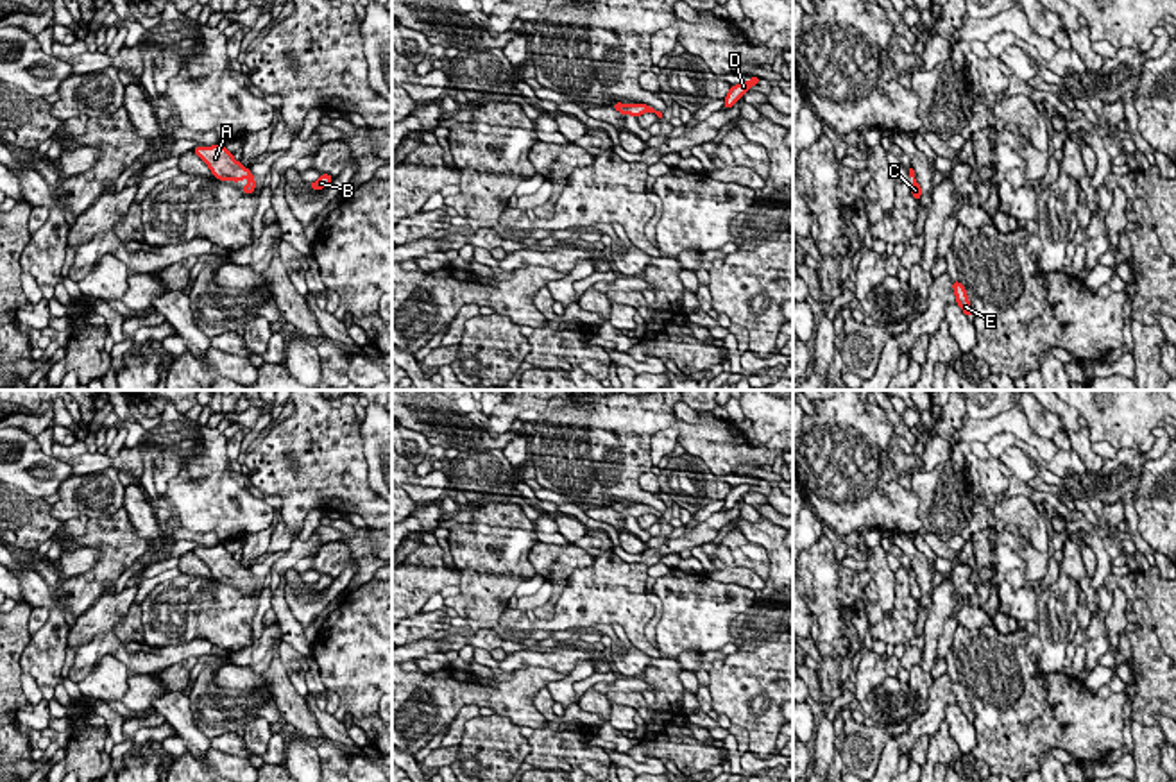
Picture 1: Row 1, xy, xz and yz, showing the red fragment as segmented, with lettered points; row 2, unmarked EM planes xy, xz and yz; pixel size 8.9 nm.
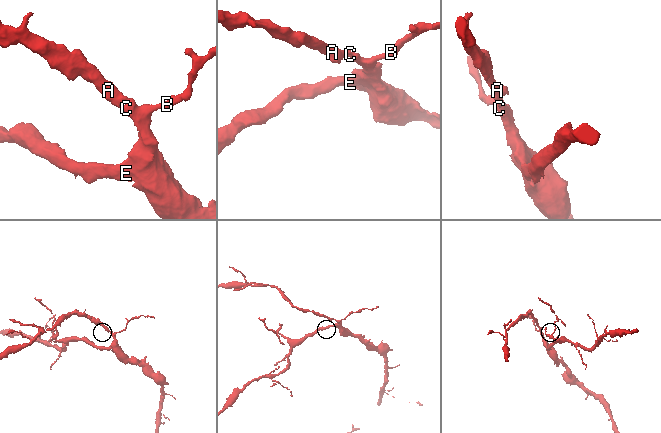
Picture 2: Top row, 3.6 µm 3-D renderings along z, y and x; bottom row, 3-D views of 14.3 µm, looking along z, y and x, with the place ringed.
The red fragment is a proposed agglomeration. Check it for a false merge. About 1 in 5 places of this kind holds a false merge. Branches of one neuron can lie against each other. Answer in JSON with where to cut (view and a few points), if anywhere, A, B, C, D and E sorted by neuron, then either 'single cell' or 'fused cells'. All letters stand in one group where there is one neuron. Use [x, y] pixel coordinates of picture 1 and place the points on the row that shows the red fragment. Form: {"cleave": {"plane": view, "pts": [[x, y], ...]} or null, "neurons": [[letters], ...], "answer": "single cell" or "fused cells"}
{"cleave": null, "neurons": [["A", "B", "C", "D", "E"]], "answer": "single cell"}

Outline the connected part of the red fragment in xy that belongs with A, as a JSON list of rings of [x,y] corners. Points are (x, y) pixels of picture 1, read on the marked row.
[[[224,143],[213,147],[195,147],[193,152],[209,166],[213,177],[234,183],[247,177],[249,184],[242,186],[243,193],[252,195],[256,190],[256,179],[251,170],[236,161]]]

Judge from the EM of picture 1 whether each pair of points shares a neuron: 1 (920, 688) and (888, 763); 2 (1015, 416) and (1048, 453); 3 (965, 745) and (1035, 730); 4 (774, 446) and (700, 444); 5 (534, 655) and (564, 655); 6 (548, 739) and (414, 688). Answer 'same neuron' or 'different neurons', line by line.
1: different neurons
2: same neuron
3: different neurons
4: same neuron
5: same neuron
6: different neurons

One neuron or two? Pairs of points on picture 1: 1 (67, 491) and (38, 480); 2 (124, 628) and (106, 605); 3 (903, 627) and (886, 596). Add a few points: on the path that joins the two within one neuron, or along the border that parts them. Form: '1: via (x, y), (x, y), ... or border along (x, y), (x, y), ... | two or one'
1: border along (74, 475), (56, 492) | two
2: border along (127, 609), (119, 623) | two
3: border along (895, 571), (895, 600), (886, 614) | two

